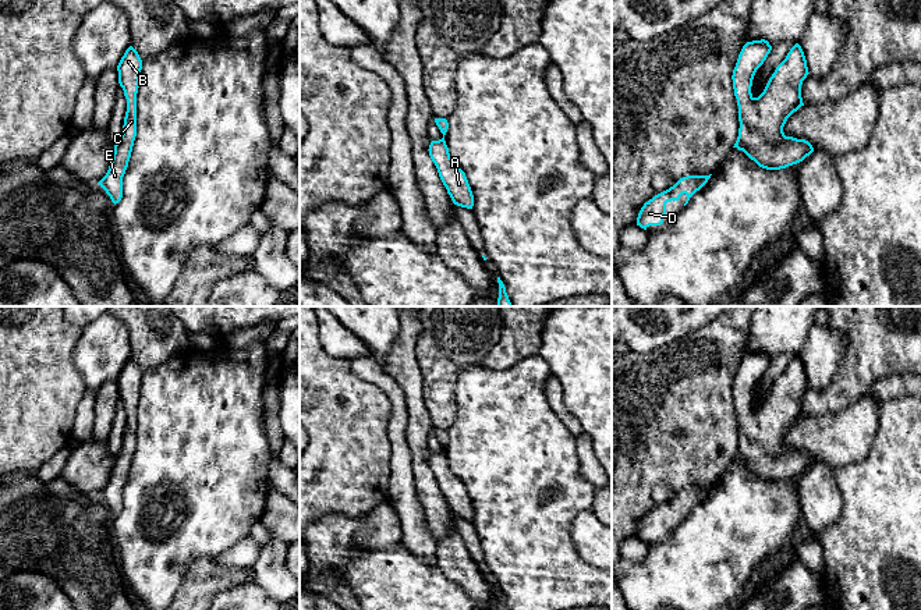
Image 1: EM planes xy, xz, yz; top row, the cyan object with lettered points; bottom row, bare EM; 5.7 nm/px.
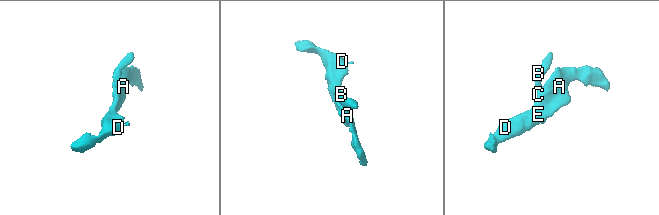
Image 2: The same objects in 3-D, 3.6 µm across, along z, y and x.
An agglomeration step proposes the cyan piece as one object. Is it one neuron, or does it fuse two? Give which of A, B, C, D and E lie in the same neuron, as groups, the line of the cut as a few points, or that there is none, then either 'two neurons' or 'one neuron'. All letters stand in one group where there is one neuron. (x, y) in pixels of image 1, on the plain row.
groups A B C D E; cut none; one neuron

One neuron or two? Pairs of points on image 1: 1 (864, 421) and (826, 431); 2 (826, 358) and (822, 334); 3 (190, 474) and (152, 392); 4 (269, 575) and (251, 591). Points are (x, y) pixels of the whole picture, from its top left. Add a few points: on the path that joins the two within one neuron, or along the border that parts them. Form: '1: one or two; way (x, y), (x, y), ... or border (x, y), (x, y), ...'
1: one; way (854, 426), (850, 431), (836, 431)
2: one; way (822, 353), (822, 340)
3: one; way (190, 453), (190, 429), (173, 412)
4: two; border (252, 581), (269, 595)

